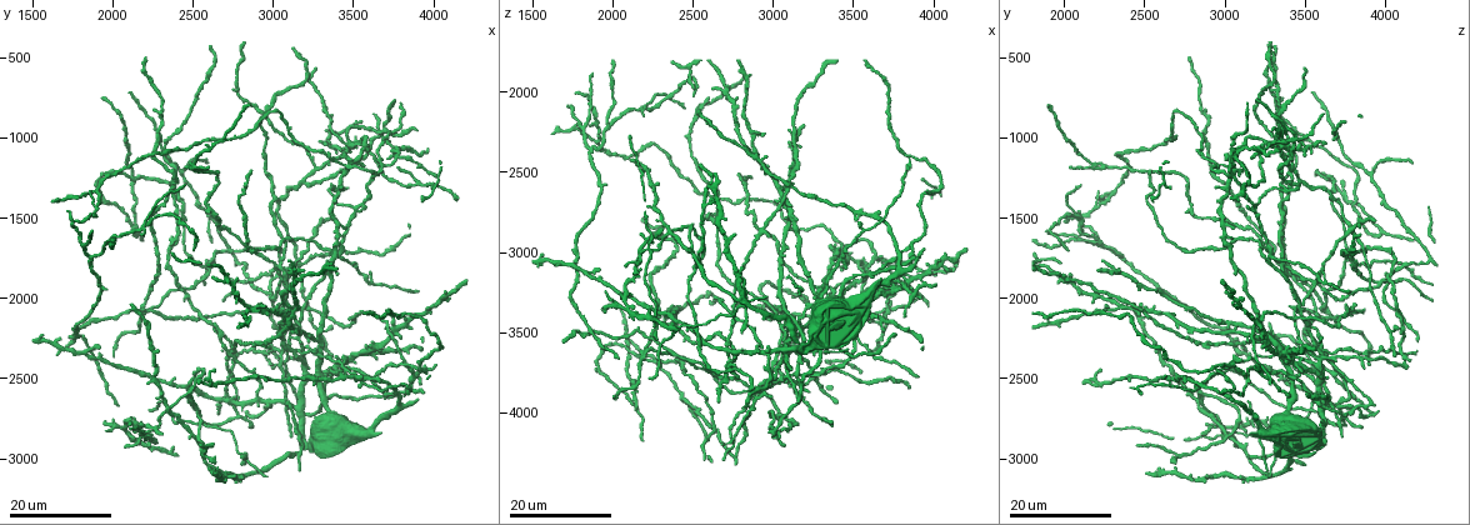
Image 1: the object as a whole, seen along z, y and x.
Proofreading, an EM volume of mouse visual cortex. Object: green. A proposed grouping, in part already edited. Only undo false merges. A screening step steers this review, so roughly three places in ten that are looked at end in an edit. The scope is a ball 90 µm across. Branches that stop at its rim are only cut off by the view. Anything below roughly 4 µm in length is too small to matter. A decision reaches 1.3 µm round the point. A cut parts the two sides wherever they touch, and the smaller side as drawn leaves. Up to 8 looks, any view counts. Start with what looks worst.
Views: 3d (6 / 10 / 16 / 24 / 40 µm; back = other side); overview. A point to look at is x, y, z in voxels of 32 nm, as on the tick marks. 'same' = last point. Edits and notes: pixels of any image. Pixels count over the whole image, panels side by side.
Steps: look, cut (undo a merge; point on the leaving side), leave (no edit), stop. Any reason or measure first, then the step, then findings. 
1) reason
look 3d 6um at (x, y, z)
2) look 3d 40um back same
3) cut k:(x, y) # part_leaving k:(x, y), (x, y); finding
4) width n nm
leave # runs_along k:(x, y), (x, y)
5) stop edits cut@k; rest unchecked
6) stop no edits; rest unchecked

four or more arms meet
look 3d 24um at (2500, 1180, 2180)

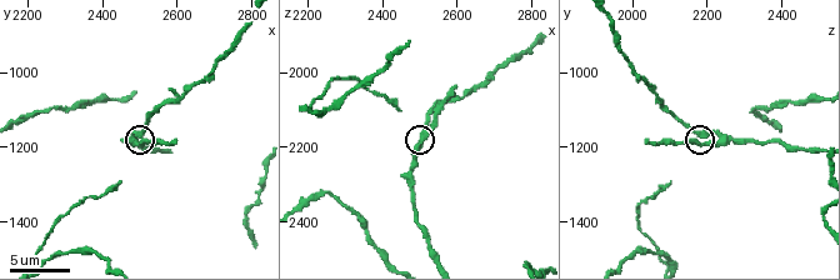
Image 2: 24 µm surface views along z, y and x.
zoom in
look 3d 10um same

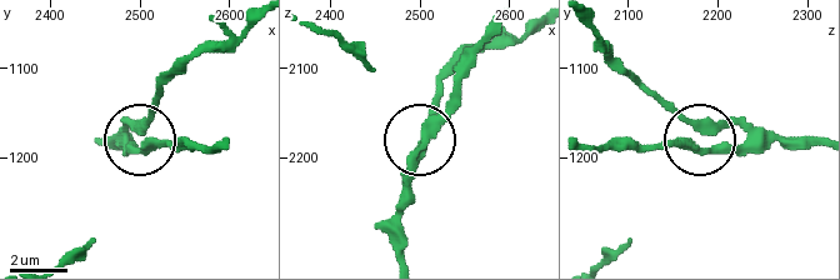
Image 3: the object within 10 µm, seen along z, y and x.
look 3d 6um same

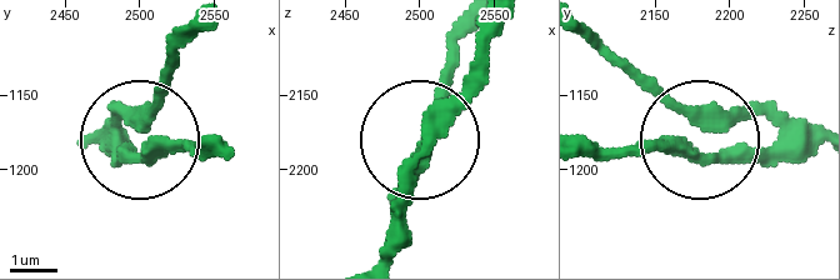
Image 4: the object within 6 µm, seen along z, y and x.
arms 4
leave # all the same neuron

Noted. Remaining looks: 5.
four or more arms meet
look 3d 16um at (2520, 2880, 3020)

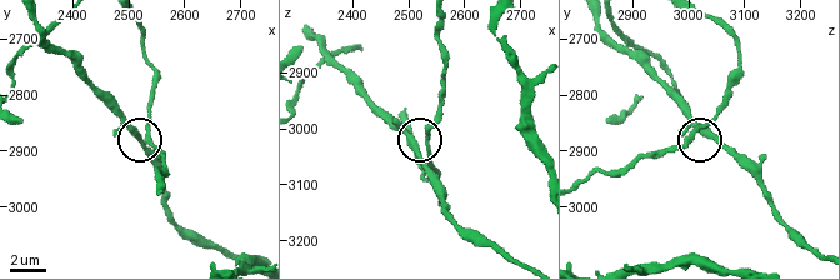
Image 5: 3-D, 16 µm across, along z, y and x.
look 3d 10um at (2515, 2870, 3030)

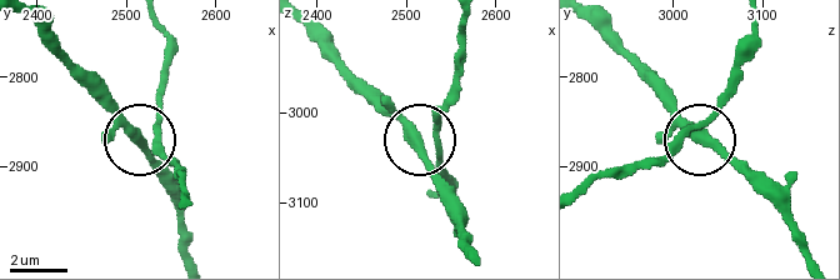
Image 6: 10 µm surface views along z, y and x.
leave # runs_along 6:(590, 23), (695, 135), (658, 164); continuous, no second neuron

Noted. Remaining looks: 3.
thin arm on a thick one
look 3d 16um at (3040, 1900, 3540)

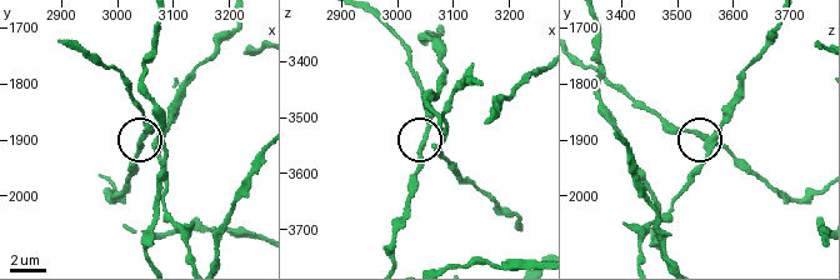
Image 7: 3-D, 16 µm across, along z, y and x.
look 3d 10um at (3050, 1890, 3535)

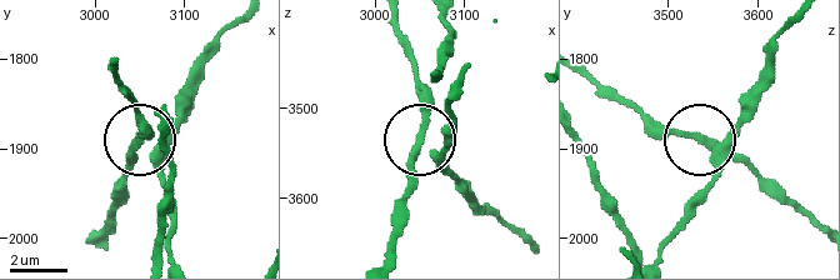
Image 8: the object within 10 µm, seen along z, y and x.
look 3d 6um at (3050, 1890, 3530)

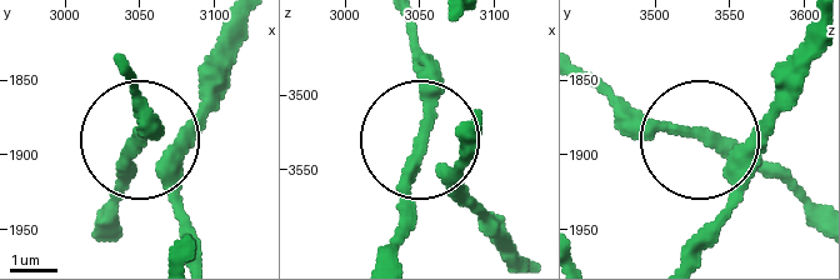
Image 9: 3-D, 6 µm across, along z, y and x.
arms 3
leave # runs_along 9:(476, 115), (453, 166), (416, 154), (405, 234); one neuron here

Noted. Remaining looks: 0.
stop no edits; rest unchecked

